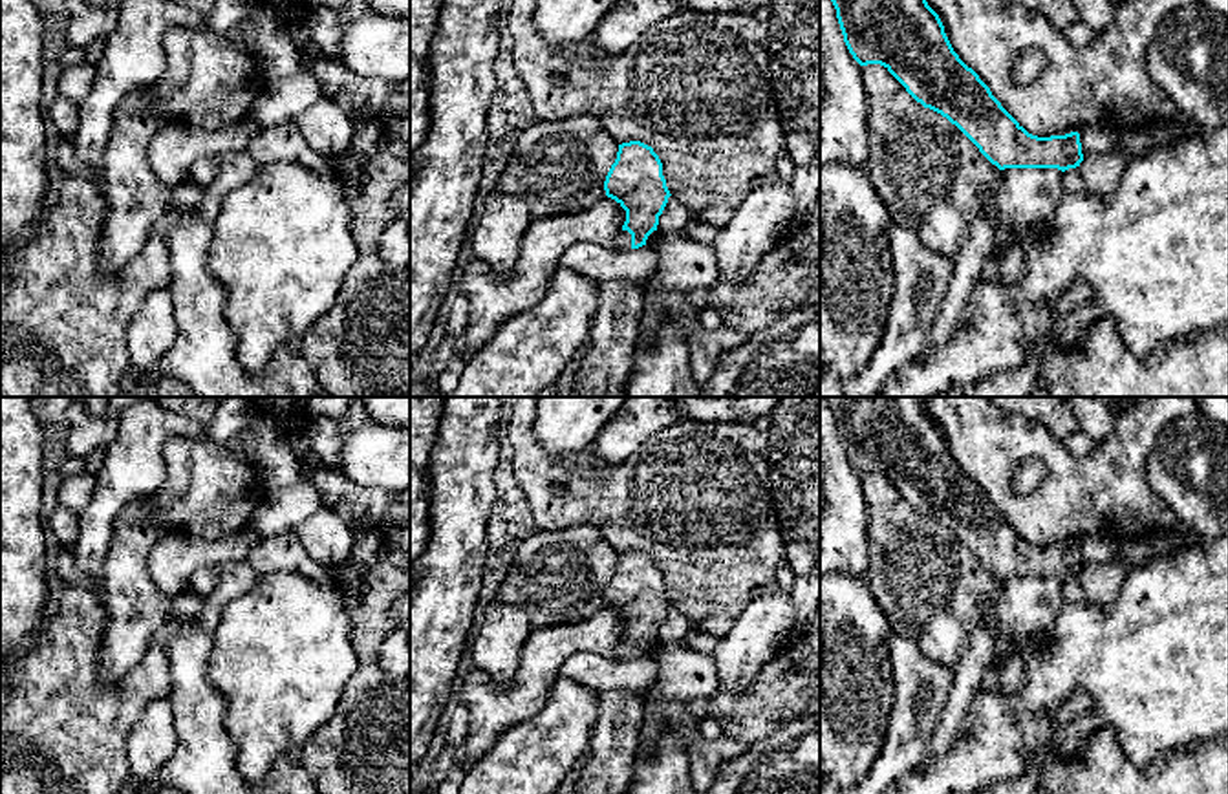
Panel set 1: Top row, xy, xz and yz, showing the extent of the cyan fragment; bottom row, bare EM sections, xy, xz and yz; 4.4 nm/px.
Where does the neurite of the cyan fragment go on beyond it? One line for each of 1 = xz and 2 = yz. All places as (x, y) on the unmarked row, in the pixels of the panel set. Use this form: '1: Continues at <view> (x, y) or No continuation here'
1: Continues at xz (624, 648)
2: No continuation here

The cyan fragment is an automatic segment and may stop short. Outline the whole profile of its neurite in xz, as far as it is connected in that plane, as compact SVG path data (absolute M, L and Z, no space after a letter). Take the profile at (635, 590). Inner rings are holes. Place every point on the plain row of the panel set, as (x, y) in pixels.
M641 551L619 554L604 600L626 620L615 659L630 660L646 655L672 606L662 585L662 573L653 558Z

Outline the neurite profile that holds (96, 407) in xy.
M71 397L90 417L102 417L112 397Z

